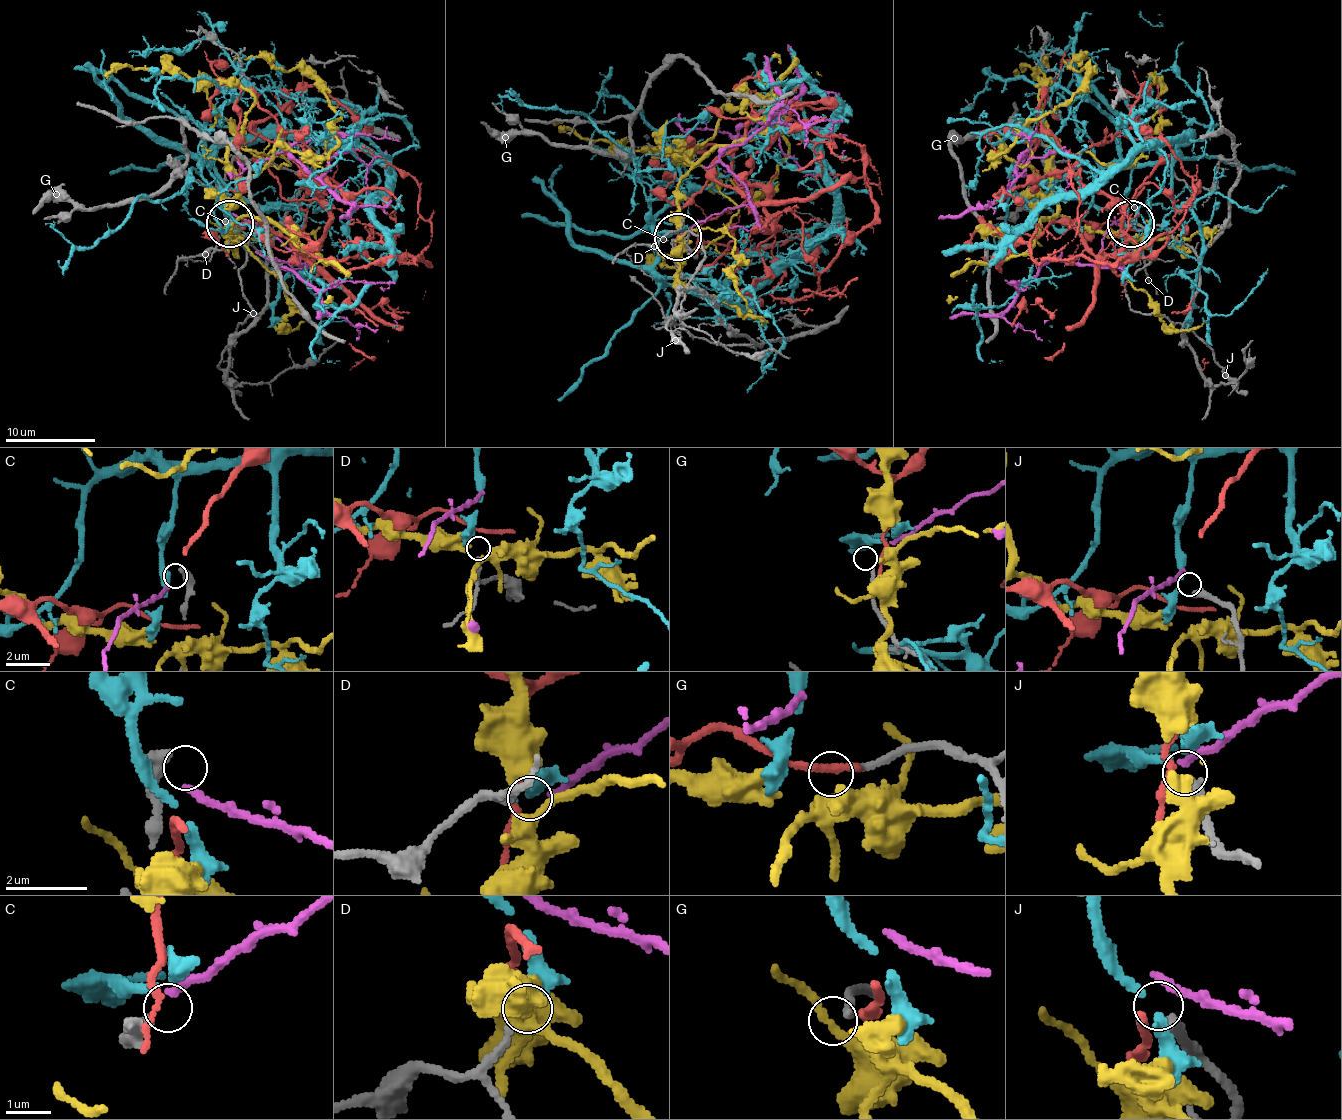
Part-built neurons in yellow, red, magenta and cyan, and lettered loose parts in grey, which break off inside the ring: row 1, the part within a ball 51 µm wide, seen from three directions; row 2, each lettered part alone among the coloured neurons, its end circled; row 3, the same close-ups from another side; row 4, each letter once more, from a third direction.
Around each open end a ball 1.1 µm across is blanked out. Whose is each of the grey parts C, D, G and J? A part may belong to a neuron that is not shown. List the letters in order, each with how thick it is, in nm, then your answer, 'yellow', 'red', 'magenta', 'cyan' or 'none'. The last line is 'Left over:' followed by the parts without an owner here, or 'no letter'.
C: 420 nm thick; magenta
D: 180 nm thick; cyan
G: 170 nm thick; none
J: 320 nm thick; none
Left over: G, J

